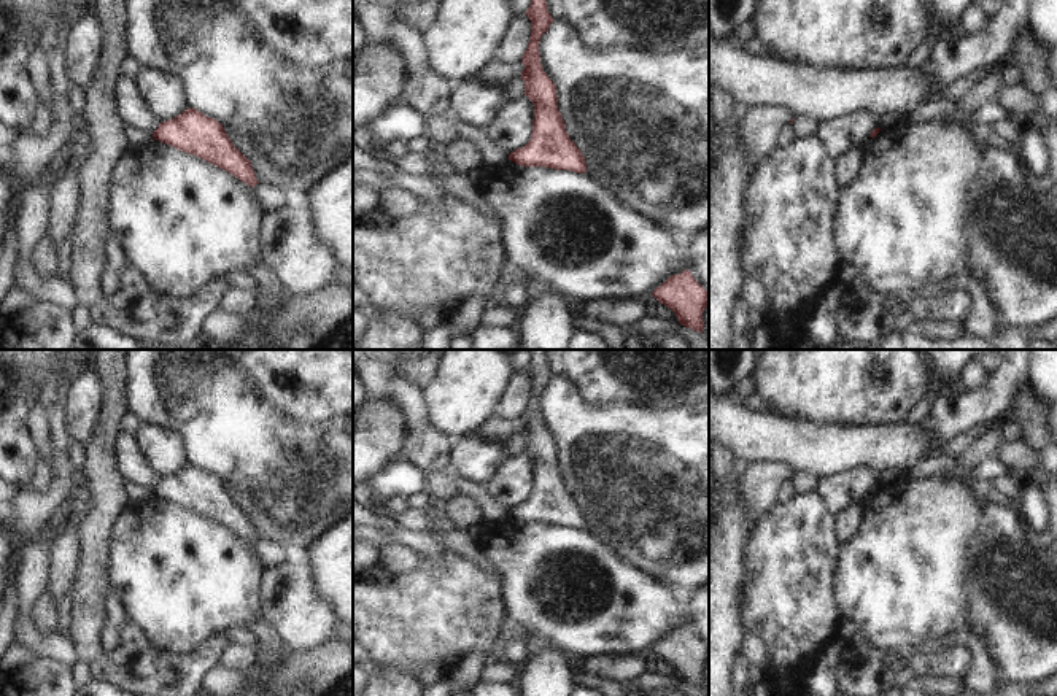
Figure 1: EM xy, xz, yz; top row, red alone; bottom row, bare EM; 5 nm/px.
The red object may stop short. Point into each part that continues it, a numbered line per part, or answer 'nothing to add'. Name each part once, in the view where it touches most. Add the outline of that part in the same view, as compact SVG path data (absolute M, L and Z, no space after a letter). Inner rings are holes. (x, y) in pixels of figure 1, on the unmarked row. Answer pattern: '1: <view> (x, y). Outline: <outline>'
nothing to add

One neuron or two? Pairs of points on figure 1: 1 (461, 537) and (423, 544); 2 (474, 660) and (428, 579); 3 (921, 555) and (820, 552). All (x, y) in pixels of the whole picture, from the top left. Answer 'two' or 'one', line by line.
1: two
2: two
3: two

